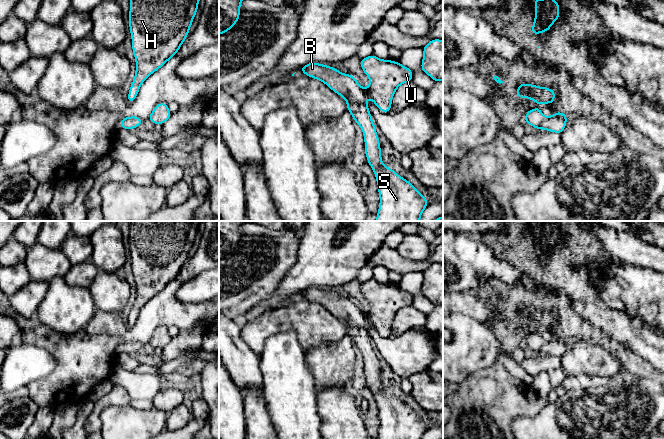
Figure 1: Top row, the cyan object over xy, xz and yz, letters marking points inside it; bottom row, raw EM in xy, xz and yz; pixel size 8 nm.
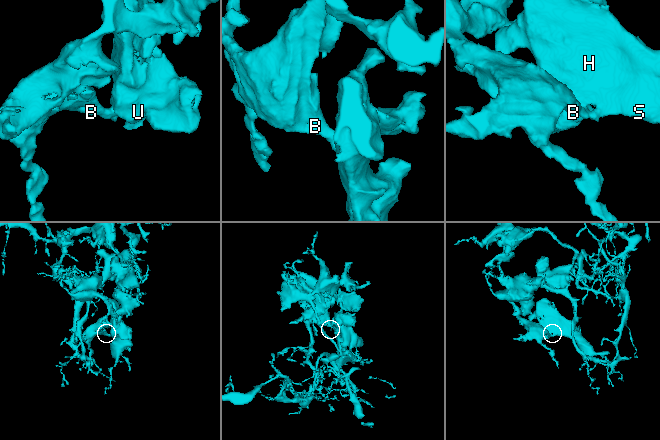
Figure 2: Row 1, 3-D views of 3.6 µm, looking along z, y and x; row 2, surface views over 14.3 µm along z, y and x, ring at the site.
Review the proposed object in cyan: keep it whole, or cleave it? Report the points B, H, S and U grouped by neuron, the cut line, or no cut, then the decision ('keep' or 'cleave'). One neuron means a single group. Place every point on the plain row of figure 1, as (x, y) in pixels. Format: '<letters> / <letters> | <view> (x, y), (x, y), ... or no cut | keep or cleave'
B H S U | no cut | keep

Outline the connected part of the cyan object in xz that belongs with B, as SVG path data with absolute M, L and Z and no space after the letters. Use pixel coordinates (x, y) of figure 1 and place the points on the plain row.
M374 278L360 283L360 288L370 304L370 310L366 313L352 299L324 288L308 287L299 295L322 305L346 323L347 335L363 355L365 378L378 407L380 429L377 439L421 439L429 424L408 404L382 387L379 362L366 326L369 320L380 335L389 337L396 313L412 305L413 296L399 286L381 284Z

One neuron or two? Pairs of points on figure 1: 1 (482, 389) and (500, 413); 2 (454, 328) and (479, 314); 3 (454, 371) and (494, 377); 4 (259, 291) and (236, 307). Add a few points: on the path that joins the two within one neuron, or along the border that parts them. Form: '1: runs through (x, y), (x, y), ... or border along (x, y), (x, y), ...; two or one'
1: runs through (488, 395), (495, 404), (495, 407); one
2: border along (453, 312), (469, 315), (482, 323); two
3: border along (492, 363), (470, 373), (459, 385); two
4: runs through (253, 291), (242, 301); one

